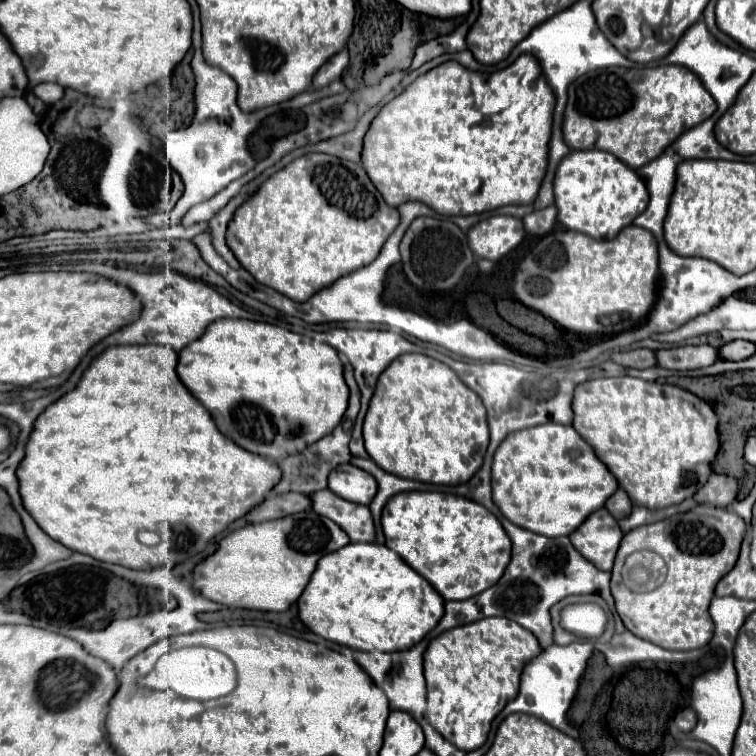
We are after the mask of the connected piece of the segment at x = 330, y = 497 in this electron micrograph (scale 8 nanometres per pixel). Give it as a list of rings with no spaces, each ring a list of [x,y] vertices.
[[[323,489],[311,495],[311,509],[343,527],[343,531],[355,543],[359,541],[367,543],[375,539],[375,525],[367,505],[351,503],[347,499],[341,499],[333,491]]]

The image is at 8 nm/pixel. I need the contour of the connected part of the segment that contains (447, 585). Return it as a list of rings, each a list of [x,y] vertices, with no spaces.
[[[405,491],[387,501],[381,513],[385,545],[425,577],[445,599],[469,599],[495,585],[511,559],[511,541],[483,505],[439,491]]]

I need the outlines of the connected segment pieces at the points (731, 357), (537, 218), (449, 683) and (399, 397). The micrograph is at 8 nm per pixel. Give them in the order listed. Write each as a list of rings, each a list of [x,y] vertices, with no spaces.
[[[731,341],[719,347],[721,361],[741,361],[755,353],[755,343],[751,341]]]
[[[549,205],[545,209],[525,215],[523,225],[527,227],[527,233],[531,233],[531,235],[547,235],[555,225],[555,217],[557,217],[557,209],[553,205]]]
[[[485,617],[481,621],[453,627],[451,631],[445,631],[429,641],[429,647],[423,655],[423,669],[427,679],[427,707],[425,707],[425,719],[427,723],[439,731],[439,735],[445,735],[449,743],[455,743],[461,751],[473,751],[481,747],[487,739],[487,731],[491,727],[491,721],[495,715],[511,701],[519,691],[519,675],[523,665],[539,655],[541,647],[533,633],[517,625],[515,621],[509,621],[505,617]]]
[[[407,353],[397,357],[383,371],[383,375],[379,375],[369,411],[363,421],[363,439],[369,457],[387,473],[423,483],[459,485],[469,481],[483,465],[483,455],[489,443],[489,429],[481,399],[459,381],[453,369],[427,355]]]

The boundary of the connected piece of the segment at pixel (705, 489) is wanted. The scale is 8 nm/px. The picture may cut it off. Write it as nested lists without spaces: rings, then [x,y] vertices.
[[[711,473],[707,483],[695,493],[695,501],[709,503],[715,507],[727,507],[733,503],[737,489],[739,489],[739,483],[733,477]]]

